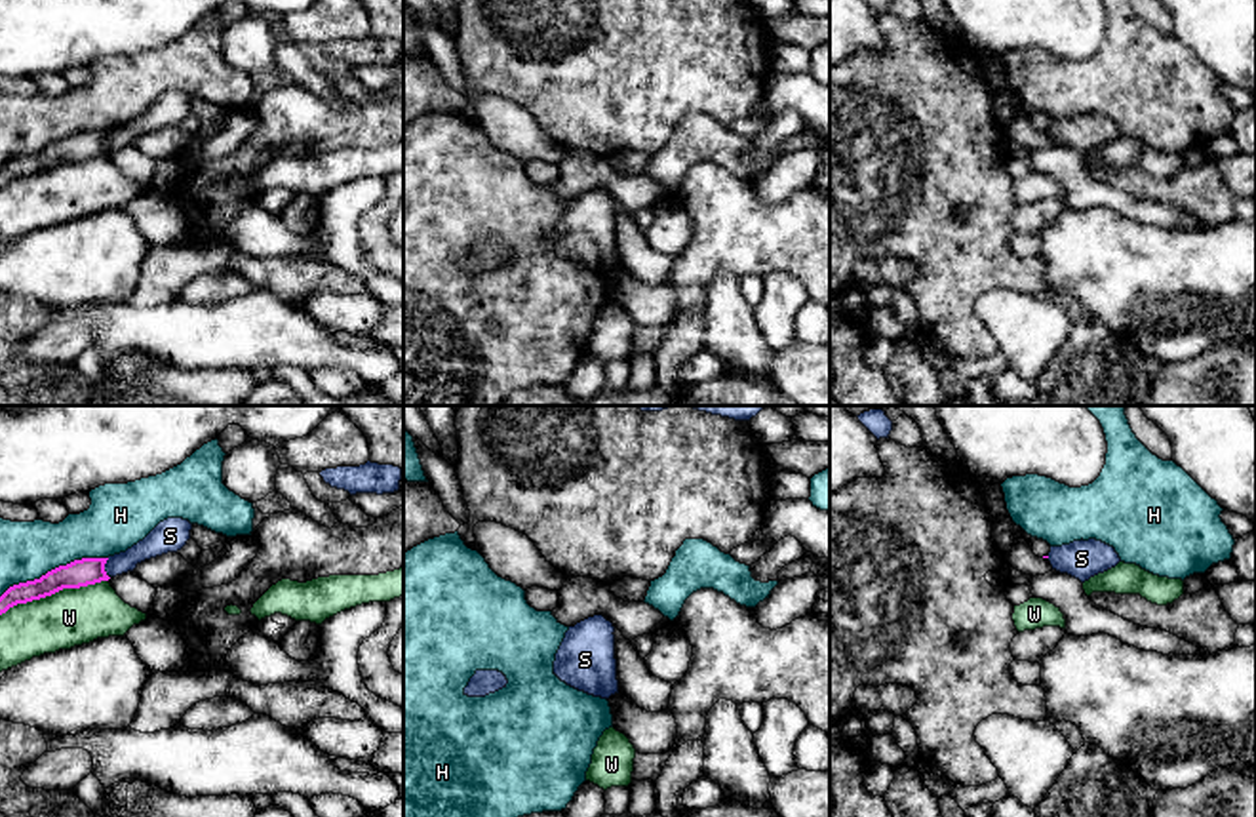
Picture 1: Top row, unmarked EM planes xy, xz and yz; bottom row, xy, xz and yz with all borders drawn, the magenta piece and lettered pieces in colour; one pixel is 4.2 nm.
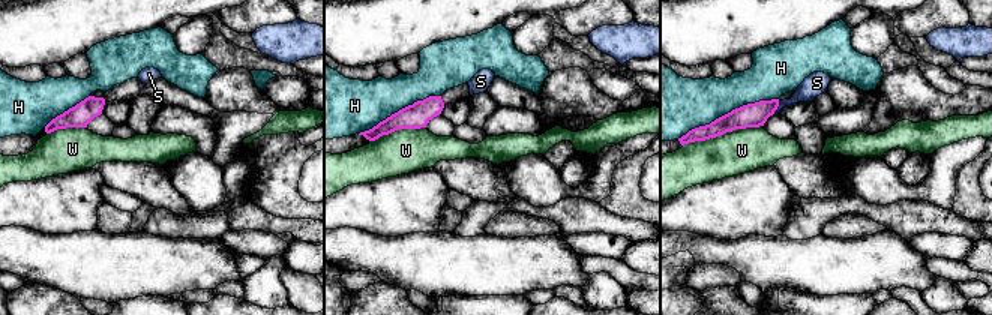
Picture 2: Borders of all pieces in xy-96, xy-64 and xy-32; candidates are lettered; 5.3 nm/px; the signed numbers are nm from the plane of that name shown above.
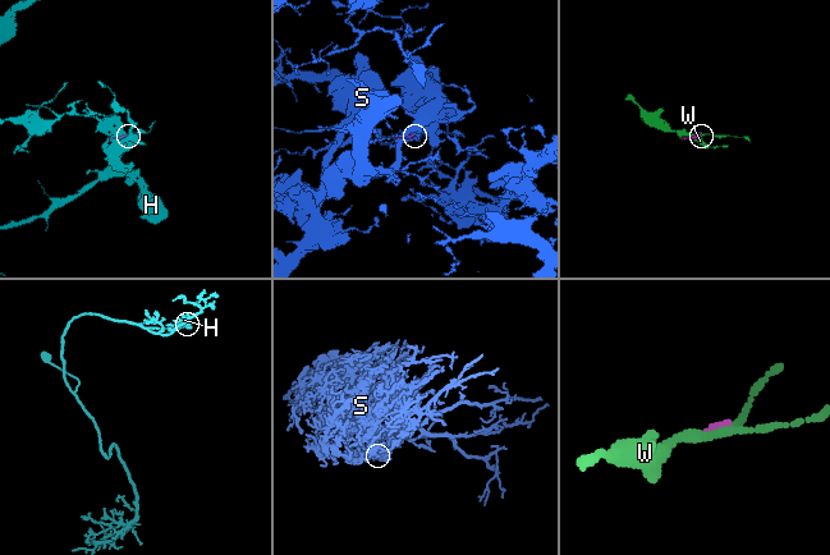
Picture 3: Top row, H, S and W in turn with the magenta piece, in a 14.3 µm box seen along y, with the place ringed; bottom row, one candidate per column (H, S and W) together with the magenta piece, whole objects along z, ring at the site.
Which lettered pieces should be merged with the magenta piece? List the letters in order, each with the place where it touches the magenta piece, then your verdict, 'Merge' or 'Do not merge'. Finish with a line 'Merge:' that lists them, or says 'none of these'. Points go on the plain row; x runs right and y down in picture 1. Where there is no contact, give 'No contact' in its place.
H: Touches magenta at xy (56, 141). Do not merge
S: Touches magenta at xy (103, 141). Do not merge
W: Touches magenta at xy (54, 166). Do not merge
Merge: none of these

